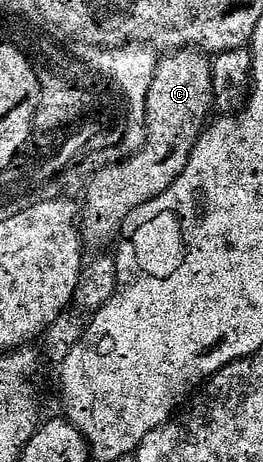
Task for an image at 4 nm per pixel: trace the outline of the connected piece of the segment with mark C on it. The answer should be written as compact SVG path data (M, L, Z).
M182 47L161 54L156 61L149 88L145 93L144 144L134 152L117 158L117 163L97 166L95 179L82 191L84 204L78 207L78 230L80 242L85 248L104 249L117 238L122 221L134 208L165 191L180 175L184 159L168 159L184 130L199 115L208 111L208 102L213 102L212 65L209 56L199 49Z

